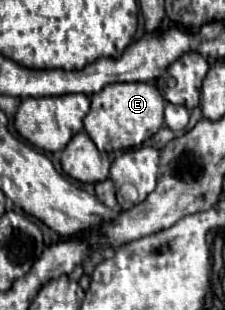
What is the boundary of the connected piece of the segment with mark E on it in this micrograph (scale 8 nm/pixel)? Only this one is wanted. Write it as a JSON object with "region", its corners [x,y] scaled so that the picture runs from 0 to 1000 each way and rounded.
{"region":[[[516,265],[462,277],[409,310],[400,361],[373,381],[373,419],[444,490],[604,477],[684,439],[729,400],[729,310],[667,265]]]}

